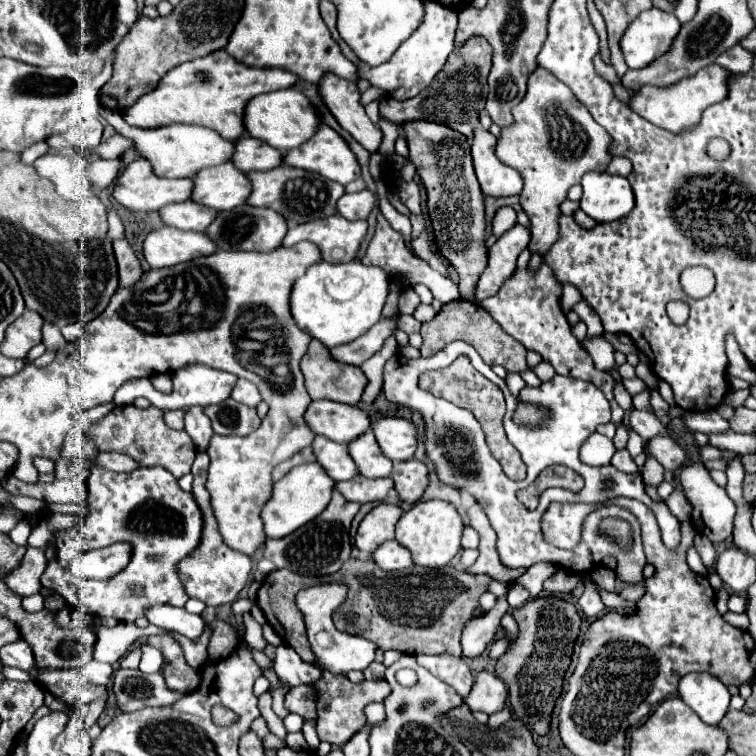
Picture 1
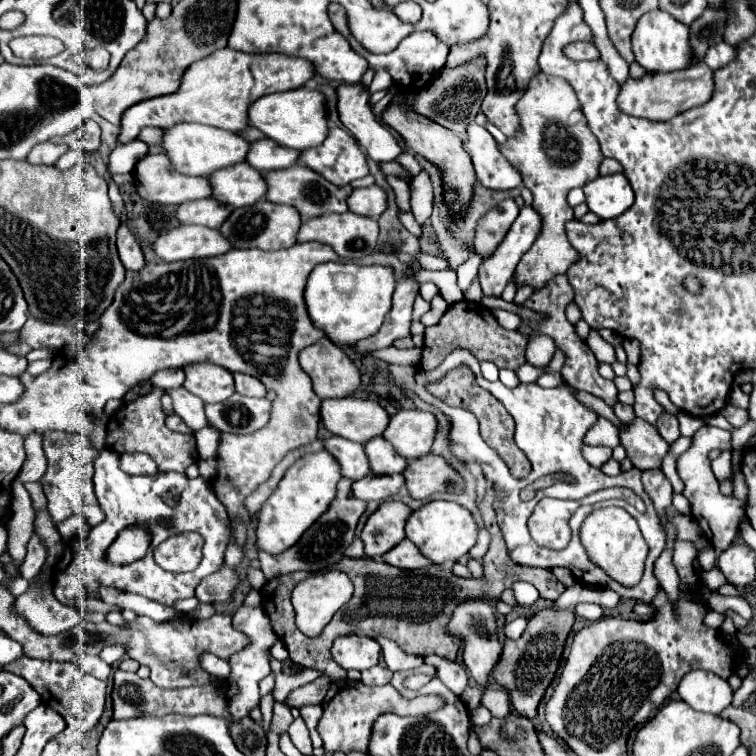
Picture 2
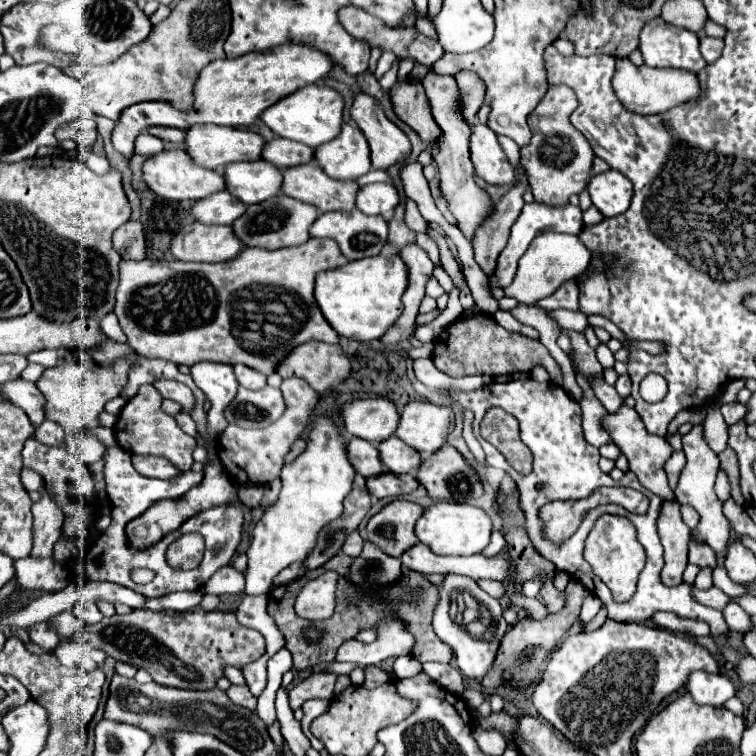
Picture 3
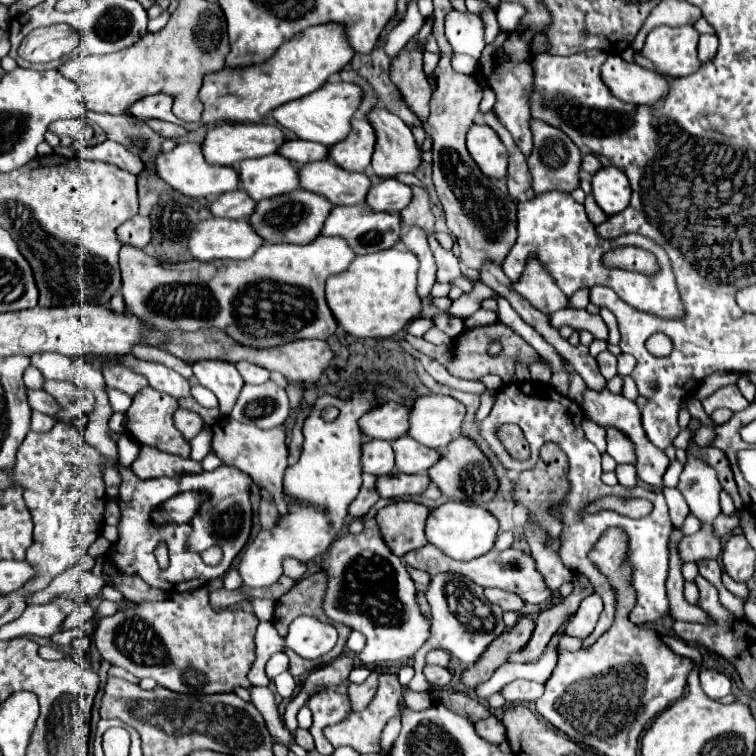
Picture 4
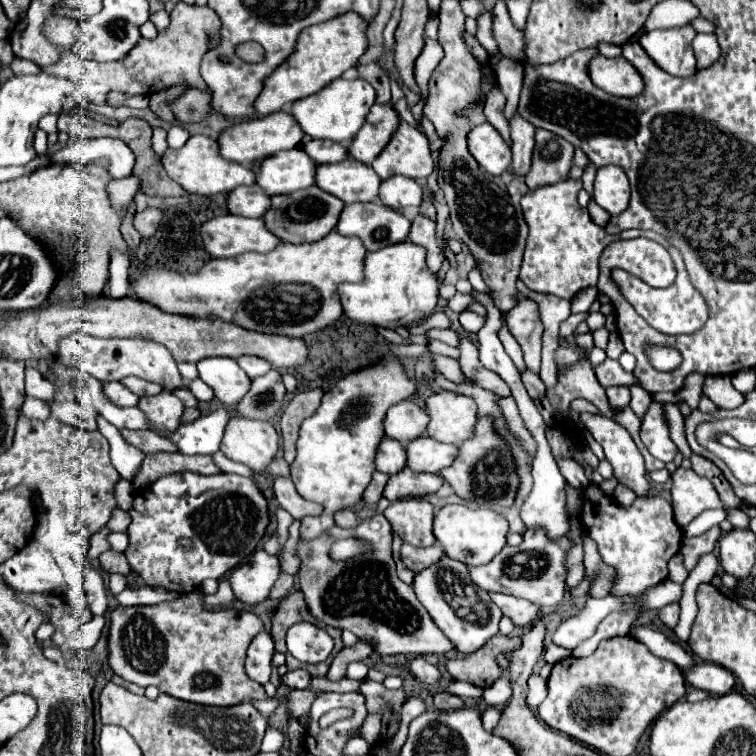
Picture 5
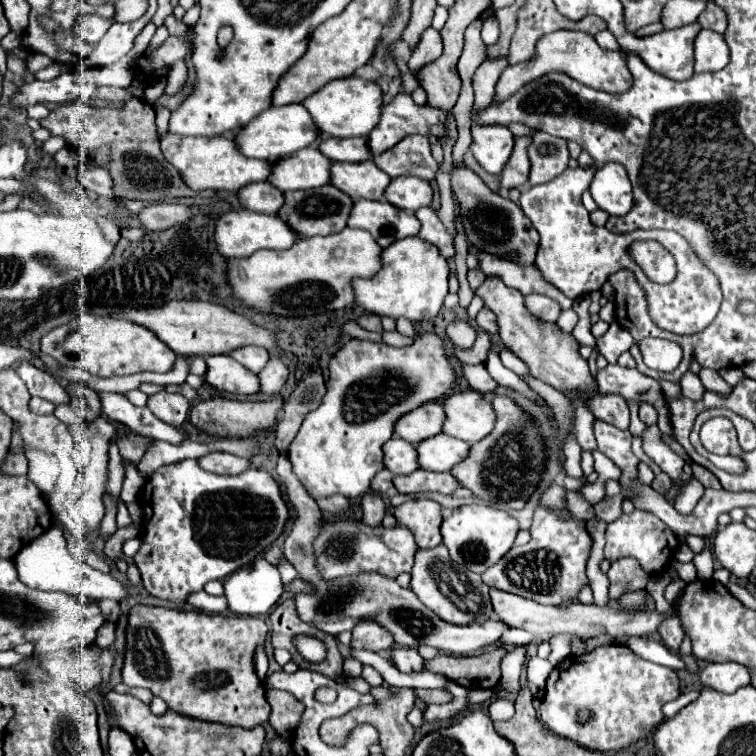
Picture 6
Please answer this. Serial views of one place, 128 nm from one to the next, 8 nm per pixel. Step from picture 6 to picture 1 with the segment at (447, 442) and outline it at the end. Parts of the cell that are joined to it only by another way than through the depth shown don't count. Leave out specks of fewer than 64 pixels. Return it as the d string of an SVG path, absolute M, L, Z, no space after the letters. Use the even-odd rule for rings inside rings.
M372 432L358 436L356 442L348 444L352 460L356 460L358 472L366 478L384 478L392 472L392 460L382 456L382 450Z

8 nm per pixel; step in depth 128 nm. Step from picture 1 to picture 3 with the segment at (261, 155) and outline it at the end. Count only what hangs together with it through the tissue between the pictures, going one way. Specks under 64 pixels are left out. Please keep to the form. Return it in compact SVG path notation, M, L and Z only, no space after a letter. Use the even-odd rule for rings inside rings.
M276 138L276 140L270 140L264 146L262 158L284 170L284 168L290 168L290 166L308 164L314 158L314 150L310 150L310 146L306 146L302 142Z

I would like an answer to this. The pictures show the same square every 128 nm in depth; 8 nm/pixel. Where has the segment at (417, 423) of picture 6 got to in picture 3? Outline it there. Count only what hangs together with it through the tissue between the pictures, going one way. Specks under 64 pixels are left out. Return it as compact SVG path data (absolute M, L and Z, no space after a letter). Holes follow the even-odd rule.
M368 398L344 404L344 430L368 442L390 438L400 422L396 406L388 398Z

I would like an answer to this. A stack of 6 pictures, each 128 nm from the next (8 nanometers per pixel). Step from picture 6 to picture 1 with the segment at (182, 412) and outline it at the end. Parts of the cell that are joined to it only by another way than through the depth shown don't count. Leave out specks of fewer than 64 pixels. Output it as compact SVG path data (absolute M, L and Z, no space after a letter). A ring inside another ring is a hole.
M116 406L114 412L104 416L98 424L90 426L90 436L104 452L122 452L130 454L134 460L140 460L142 466L162 466L172 472L176 478L182 478L190 472L190 466L196 456L196 446L186 432L172 430L162 420L162 410L156 406L136 408L136 406Z

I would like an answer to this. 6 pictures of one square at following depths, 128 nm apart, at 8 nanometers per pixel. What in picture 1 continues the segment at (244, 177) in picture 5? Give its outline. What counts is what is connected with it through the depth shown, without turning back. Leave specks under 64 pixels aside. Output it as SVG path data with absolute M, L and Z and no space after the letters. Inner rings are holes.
M138 158L136 162L128 164L124 168L124 172L120 174L116 188L112 192L112 196L128 210L134 212L150 212L150 210L160 210L166 204L172 202L186 202L190 200L194 190L194 180L192 178L160 178L152 172L152 164L146 158Z

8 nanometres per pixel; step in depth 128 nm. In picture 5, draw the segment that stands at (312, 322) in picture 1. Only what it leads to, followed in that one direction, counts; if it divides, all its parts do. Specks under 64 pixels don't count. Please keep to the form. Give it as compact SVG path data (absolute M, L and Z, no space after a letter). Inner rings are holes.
M390 244L378 252L368 252L364 280L358 284L340 284L338 294L344 314L356 322L396 328L410 326L428 318L438 306L438 276L426 266L426 250L418 244Z

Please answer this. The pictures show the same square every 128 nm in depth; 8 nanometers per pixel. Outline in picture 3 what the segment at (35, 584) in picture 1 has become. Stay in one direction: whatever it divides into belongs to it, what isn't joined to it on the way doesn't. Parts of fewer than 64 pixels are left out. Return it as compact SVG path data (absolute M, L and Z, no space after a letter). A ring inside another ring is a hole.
M44 420L38 430L34 432L36 440L40 440L42 444L58 444L58 442L64 442L66 434L64 430L56 424L56 422L50 422L50 420ZM44 492L42 500L32 504L32 514L34 514L34 548L32 556L52 556L54 544L60 538L60 526L62 526L62 514L52 504L52 496Z

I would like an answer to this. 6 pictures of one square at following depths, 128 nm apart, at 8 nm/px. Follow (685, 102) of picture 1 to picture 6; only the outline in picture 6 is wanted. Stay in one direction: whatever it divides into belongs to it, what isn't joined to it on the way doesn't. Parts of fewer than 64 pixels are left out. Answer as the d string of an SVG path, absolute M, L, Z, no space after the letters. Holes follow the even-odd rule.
M556 30L556 32L550 32L548 36L538 40L536 52L530 60L520 62L516 66L508 66L502 72L498 86L496 86L494 100L504 100L512 92L516 92L518 88L528 84L530 80L536 80L536 78L550 74L550 72L562 72L562 74L578 80L584 86L590 86L594 90L604 90L610 94L622 94L622 92L630 90L630 86L632 86L632 74L630 74L626 60L620 52L602 50L596 44L594 36L590 36L590 34L576 32L576 30Z

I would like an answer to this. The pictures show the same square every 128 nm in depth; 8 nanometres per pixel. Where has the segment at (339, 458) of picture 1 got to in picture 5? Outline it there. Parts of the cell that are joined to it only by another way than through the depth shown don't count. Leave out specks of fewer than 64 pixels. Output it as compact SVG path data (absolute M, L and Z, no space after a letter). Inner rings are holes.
M384 438L376 452L376 468L386 474L396 474L406 468L406 450L398 440Z

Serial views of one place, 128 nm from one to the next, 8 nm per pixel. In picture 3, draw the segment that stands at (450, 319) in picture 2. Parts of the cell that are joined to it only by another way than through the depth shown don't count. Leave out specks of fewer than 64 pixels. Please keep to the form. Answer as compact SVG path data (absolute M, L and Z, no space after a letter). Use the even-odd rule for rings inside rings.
M484 312L474 316L460 316L434 340L434 344L436 348L432 360L436 368L448 376L510 376L516 372L528 374L534 366L544 366L550 374L550 380L562 386L562 368L538 340L504 330L492 316Z

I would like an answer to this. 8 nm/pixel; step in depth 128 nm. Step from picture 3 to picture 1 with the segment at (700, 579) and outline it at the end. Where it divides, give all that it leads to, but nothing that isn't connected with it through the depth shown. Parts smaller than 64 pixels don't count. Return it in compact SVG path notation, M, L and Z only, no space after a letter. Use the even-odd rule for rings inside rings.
M696 534L696 538L694 538L694 548L698 550L698 554L700 554L700 558L702 558L704 566L706 566L706 568L710 568L710 566L714 564L714 560L716 560L716 550L714 550L714 544L712 544L706 536Z

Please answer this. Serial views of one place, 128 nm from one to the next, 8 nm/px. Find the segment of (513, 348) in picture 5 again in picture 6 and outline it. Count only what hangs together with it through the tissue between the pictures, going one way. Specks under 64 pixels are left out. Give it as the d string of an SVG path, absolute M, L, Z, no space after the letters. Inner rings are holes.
M482 308L482 310L478 313L475 322L481 330L488 332L491 335L498 334L496 315L488 308Z

